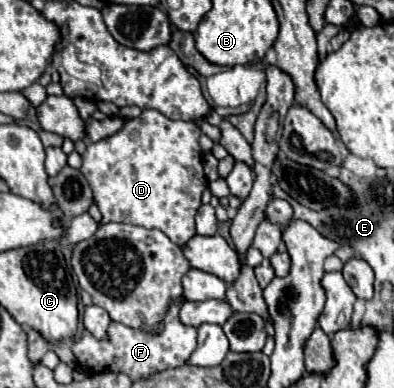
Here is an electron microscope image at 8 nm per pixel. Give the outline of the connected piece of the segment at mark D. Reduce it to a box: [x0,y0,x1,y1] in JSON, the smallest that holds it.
[81,110,207,246]

